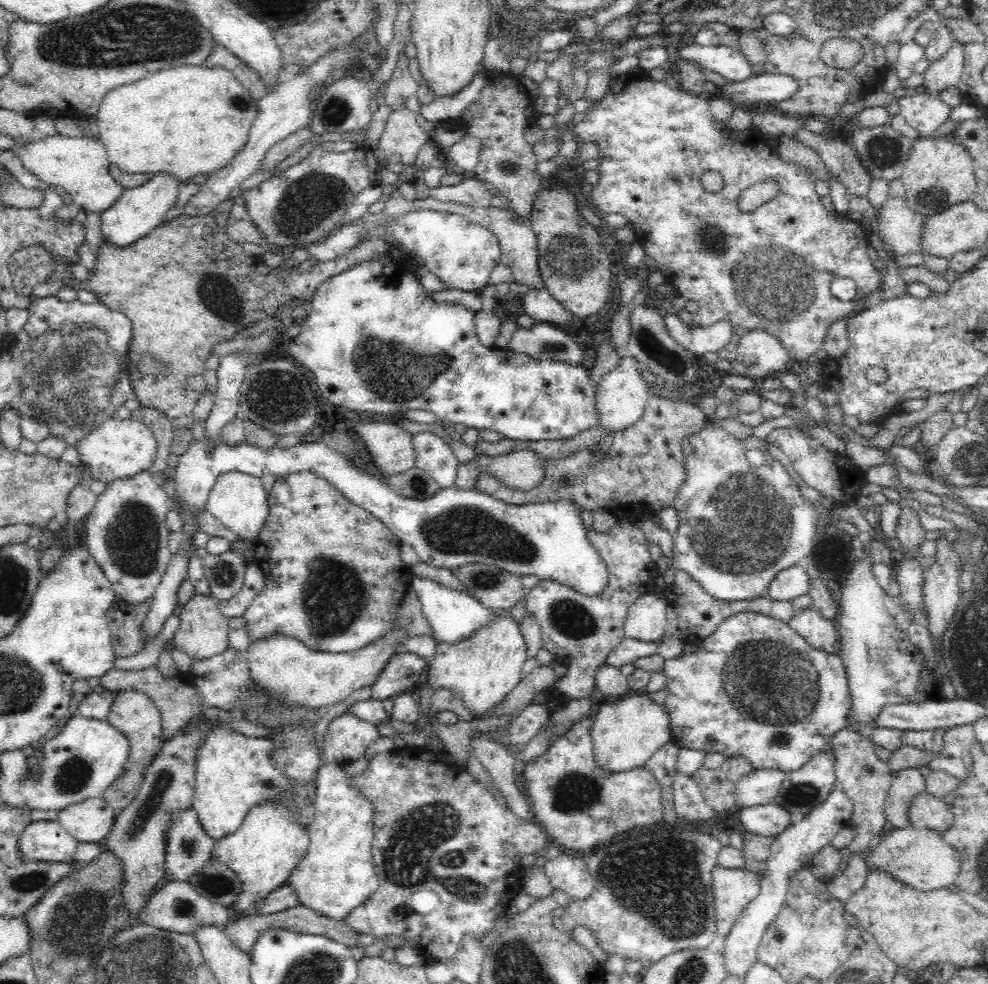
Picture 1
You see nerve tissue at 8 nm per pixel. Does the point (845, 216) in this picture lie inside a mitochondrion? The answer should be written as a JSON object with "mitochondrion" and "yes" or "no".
{"mitochondrion":"no"}

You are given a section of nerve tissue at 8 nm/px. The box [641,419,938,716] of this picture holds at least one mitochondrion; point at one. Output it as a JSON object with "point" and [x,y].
{"point":[738,522]}

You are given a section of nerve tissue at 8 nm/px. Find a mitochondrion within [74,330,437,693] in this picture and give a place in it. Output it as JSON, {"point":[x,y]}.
{"point":[335,596]}

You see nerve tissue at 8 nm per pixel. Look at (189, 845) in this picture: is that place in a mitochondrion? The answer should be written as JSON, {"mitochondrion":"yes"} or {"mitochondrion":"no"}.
{"mitochondrion":"yes"}

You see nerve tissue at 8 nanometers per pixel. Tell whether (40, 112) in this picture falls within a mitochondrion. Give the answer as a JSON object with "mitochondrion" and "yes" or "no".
{"mitochondrion":"no"}

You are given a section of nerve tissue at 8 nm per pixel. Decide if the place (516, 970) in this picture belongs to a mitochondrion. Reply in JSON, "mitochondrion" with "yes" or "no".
{"mitochondrion":"yes"}

